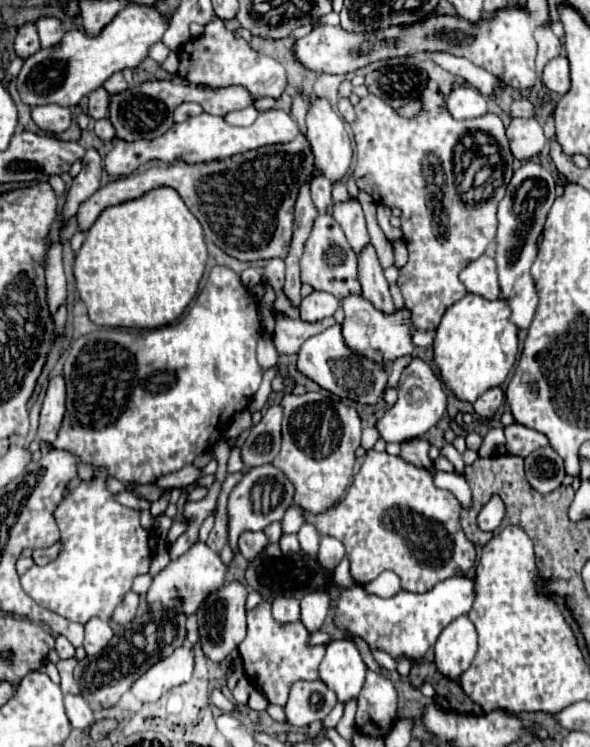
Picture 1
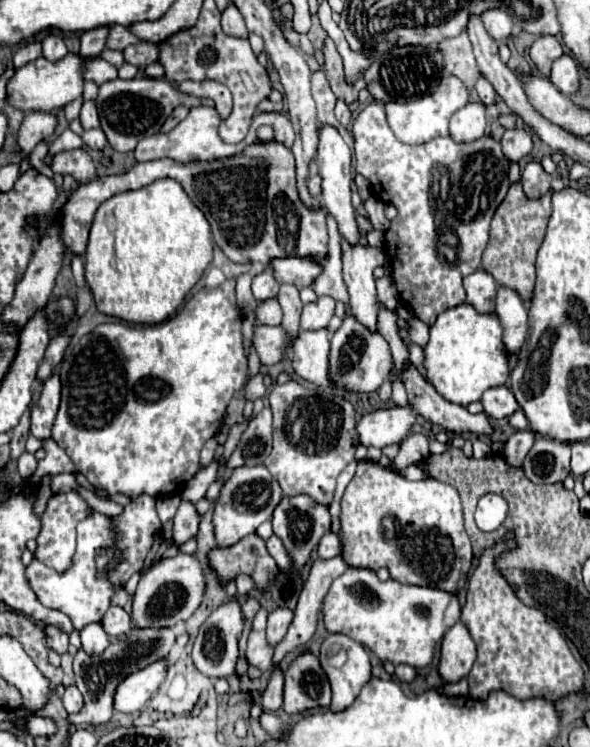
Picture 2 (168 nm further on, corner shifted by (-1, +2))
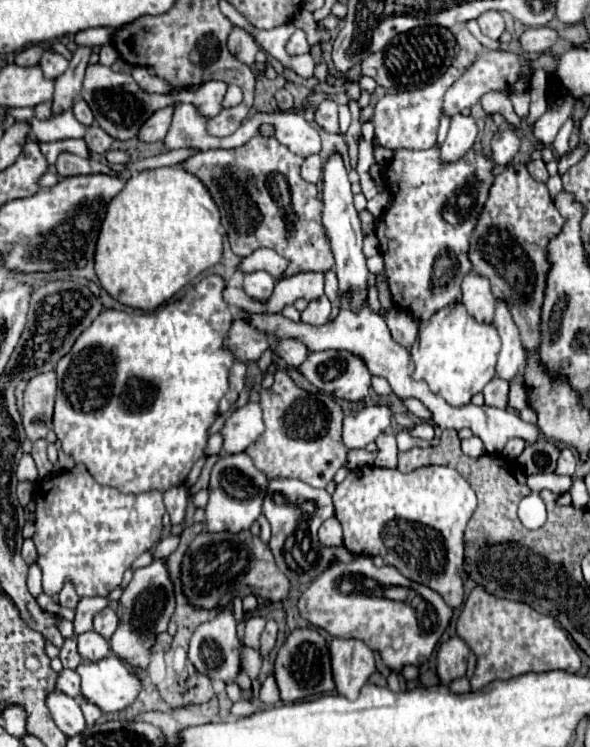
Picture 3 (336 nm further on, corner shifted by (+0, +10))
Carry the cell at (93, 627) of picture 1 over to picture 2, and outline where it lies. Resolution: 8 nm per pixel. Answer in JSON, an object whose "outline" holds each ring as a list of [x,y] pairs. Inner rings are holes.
{"outline":[[[89,623],[81,629],[81,643],[87,655],[101,655],[109,645],[109,637],[101,629],[101,623]]]}

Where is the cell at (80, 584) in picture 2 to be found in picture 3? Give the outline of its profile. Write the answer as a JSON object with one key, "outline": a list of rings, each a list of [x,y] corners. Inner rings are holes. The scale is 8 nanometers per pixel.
{"outline":[[[64,585],[64,589],[58,595],[58,603],[64,605],[64,607],[70,607],[70,609],[74,609],[78,605],[78,599],[80,597],[76,595],[76,591],[74,591],[72,585]]]}

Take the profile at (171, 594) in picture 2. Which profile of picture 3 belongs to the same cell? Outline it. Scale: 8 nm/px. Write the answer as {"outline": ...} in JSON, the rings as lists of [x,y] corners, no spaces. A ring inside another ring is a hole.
{"outline":[[[152,561],[148,567],[136,569],[130,585],[124,589],[120,601],[118,601],[118,629],[110,637],[110,649],[112,653],[134,667],[136,671],[144,671],[150,663],[152,645],[158,637],[158,633],[164,633],[168,627],[168,621],[174,613],[174,593],[172,593],[172,581],[168,577],[164,561]]]}

